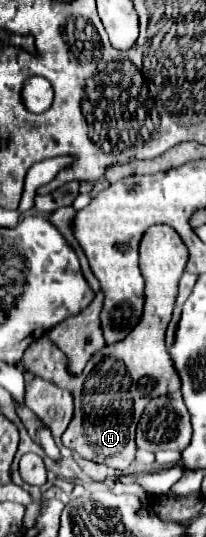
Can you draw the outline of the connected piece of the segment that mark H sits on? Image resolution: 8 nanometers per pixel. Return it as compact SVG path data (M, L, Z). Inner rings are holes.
M161 224L161 226L151 226L145 230L145 234L139 242L139 268L141 268L141 276L145 280L145 308L143 308L141 320L135 324L133 332L129 332L129 336L125 336L125 340L119 340L117 344L109 344L101 352L95 352L91 356L91 360L87 362L85 370L81 372L81 376L75 376L69 372L67 356L61 350L57 350L55 344L49 344L45 338L39 338L37 342L33 342L25 350L21 364L19 364L19 370L23 374L31 372L37 378L53 380L55 384L69 388L69 392L73 394L75 414L73 414L69 428L63 434L63 444L67 448L71 448L73 452L81 454L83 458L105 464L105 466L113 464L113 468L125 470L133 462L135 428L137 428L137 422L139 422L139 416L141 416L145 404L155 396L163 396L167 392L175 392L181 388L179 376L177 376L173 362L171 362L167 348L165 348L165 328L167 328L171 312L173 312L173 302L177 296L177 284L179 284L179 278L183 274L185 262L187 262L187 248L171 226ZM127 360L135 360L135 372L131 370L131 366L127 366Z

